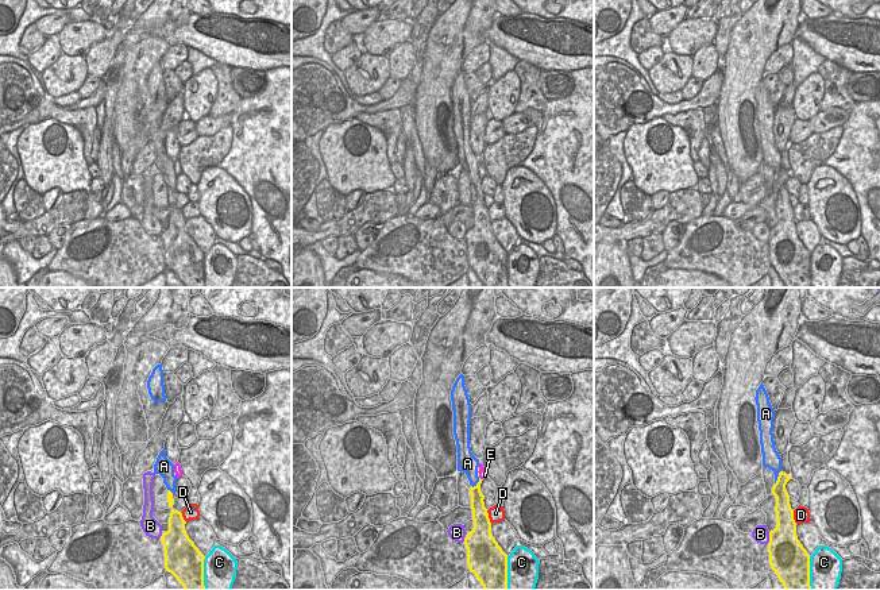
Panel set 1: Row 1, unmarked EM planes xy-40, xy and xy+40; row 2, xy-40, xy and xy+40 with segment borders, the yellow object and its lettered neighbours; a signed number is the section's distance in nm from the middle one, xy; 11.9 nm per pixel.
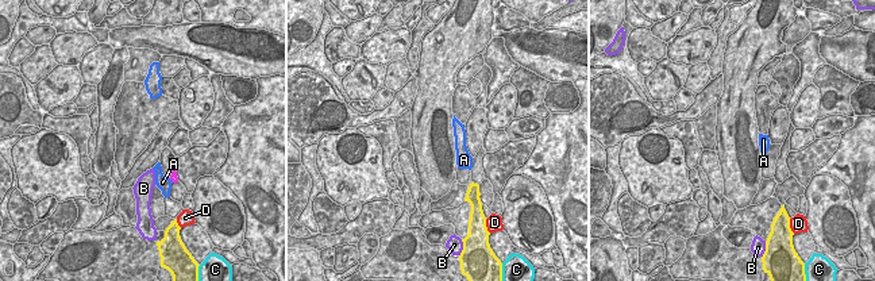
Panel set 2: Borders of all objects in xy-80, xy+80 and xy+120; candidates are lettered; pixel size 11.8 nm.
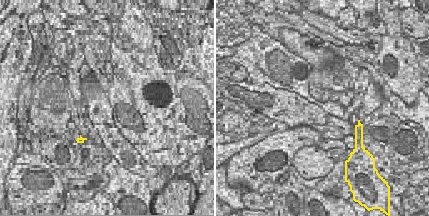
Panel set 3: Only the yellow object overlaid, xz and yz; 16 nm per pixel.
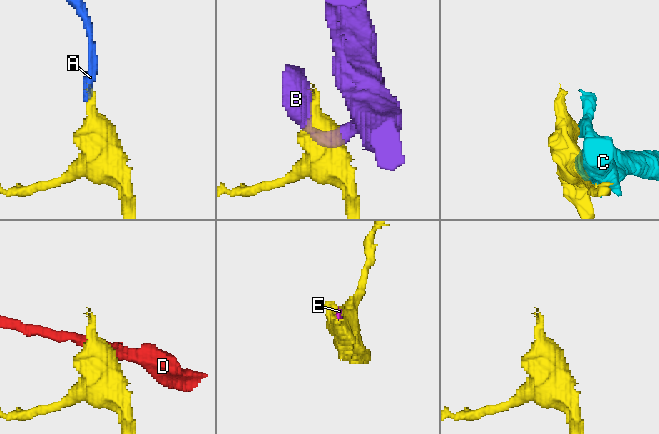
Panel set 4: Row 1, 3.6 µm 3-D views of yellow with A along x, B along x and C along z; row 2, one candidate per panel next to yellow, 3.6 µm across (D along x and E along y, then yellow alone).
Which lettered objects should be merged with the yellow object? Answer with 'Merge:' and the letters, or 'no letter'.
Merge: A

